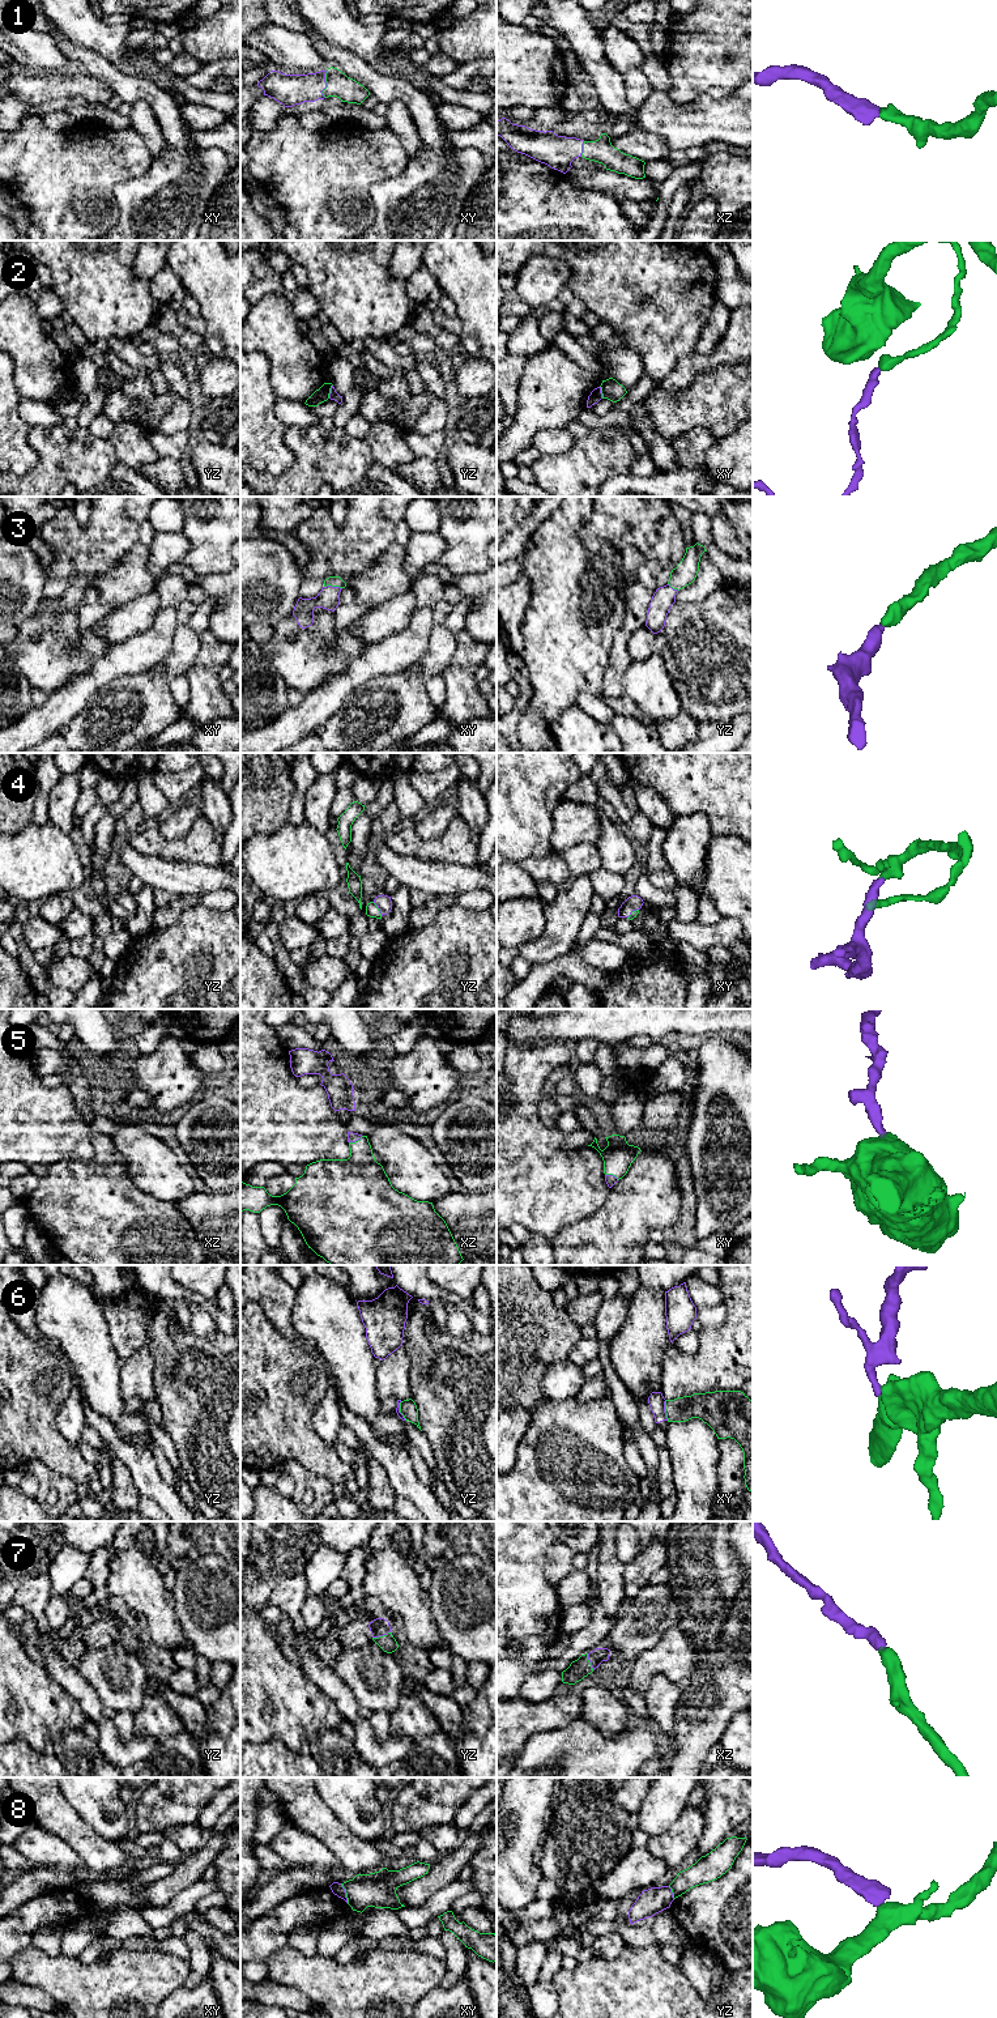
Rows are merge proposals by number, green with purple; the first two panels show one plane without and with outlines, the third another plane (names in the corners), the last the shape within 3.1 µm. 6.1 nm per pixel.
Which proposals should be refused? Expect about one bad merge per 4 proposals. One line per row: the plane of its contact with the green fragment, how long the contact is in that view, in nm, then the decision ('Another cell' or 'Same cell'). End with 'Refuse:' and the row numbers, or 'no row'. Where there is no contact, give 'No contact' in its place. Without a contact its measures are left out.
1: Touches green in xy. Shared border 170 nm. Same cell
2: Touches green in yz. Shared border 90 nm. Another cell
3: Touches green in xy. Shared border 110 nm. Same cell
4: Touches green in yz. Shared border 110 nm. Same cell
5: Touches green in xz. Shared border 100 nm. Same cell
6: Touches green in xy. Shared border 130 nm. Another cell
7: Touches green in yz. Shared border 120 nm. Same cell
8: Touches green in xy. Shared border 130 nm. Another cell
Refuse: 2, 6, 8

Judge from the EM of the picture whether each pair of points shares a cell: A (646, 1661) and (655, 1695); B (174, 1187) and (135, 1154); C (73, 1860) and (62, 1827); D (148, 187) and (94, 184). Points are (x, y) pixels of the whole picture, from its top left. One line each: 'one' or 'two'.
A: two
B: one
C: two
D: two

